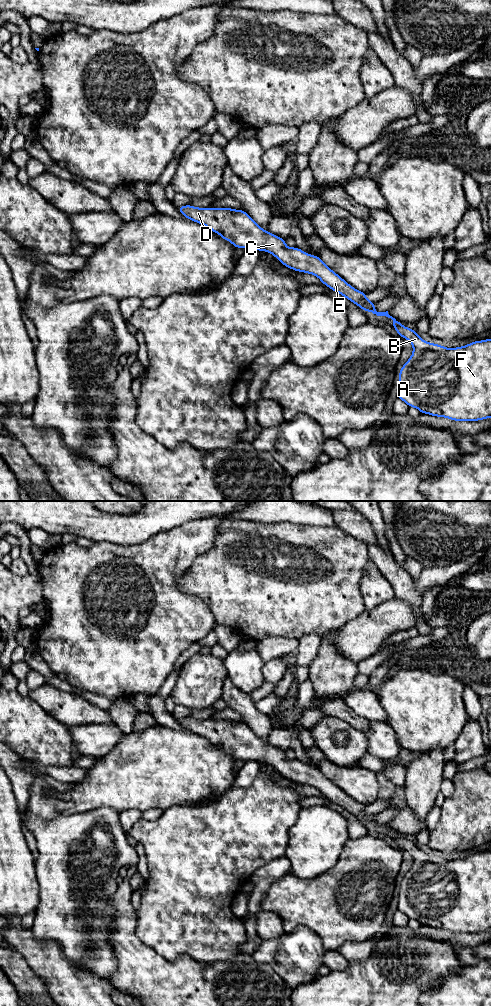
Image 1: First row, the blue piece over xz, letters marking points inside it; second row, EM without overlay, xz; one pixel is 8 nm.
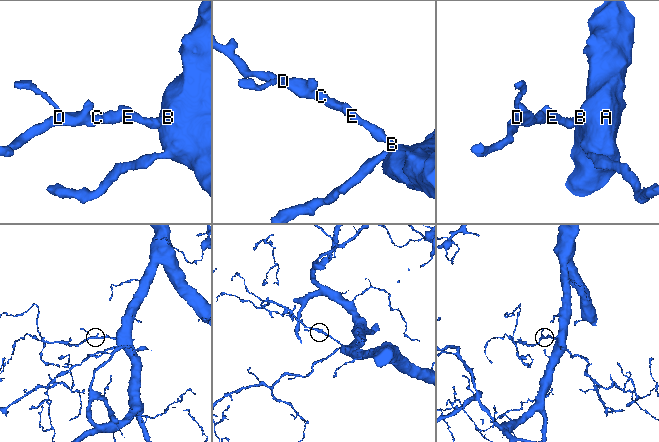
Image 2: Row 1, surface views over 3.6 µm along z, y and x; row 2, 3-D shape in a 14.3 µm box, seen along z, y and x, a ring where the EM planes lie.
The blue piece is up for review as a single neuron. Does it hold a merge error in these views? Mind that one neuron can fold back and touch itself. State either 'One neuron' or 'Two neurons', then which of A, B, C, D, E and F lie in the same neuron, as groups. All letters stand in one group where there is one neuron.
One neuron. Groups: A B C D E F

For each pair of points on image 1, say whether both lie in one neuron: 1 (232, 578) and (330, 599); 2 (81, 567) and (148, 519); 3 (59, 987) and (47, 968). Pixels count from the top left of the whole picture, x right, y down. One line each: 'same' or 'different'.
1: same
2: different
3: same

